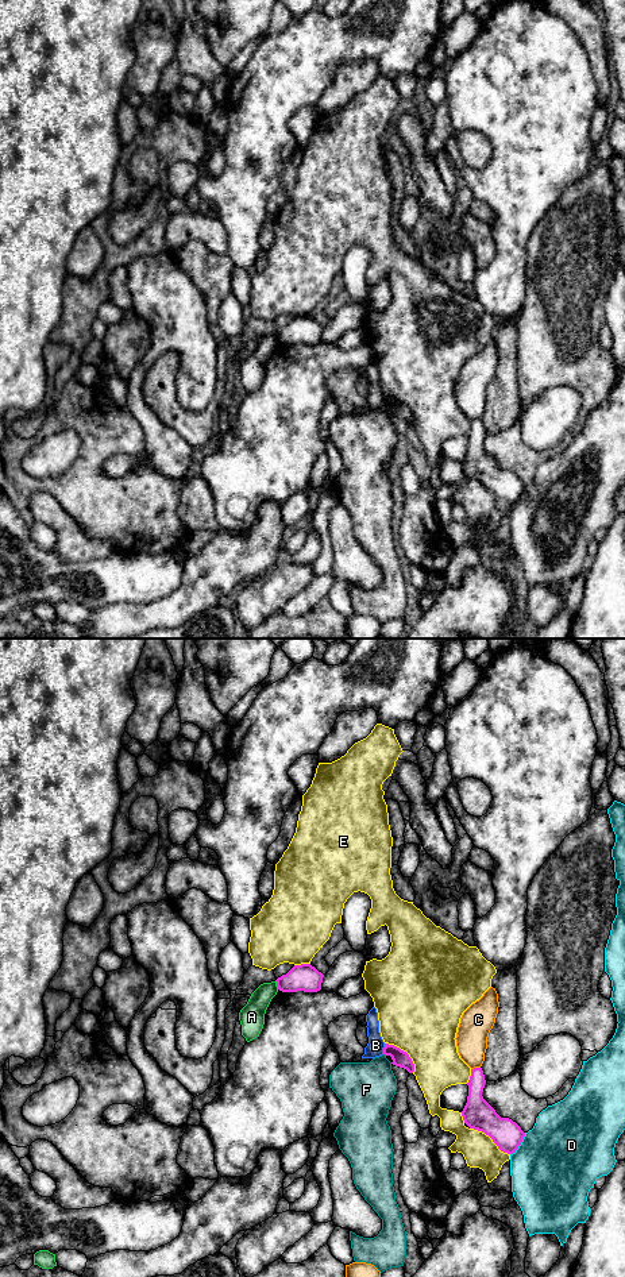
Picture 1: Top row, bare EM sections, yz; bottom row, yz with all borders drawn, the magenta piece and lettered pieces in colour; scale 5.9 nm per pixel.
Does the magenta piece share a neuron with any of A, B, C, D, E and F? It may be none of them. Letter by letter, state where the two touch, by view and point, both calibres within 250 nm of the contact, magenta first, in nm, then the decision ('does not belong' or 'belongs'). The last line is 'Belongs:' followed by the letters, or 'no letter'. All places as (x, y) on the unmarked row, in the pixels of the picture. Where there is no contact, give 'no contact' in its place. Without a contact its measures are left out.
A: yz (277, 336) | 160/150 nm | does not belong
B: yz (384, 401) | 100/100 nm | does not belong
C: yz (475, 420) | 160/190 nm | does not belong
D: yz (520, 496) | 180/500 nm | does not belong
E: yz (490, 489) | 180/200 nm | does not belong
F: no contact | does not belong
Belongs: no letter

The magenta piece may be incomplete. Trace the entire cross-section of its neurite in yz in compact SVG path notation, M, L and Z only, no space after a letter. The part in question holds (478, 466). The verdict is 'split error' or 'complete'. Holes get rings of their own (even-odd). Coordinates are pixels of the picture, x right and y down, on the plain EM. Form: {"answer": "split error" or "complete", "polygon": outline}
{"answer": "complete", "polygon": "M482 420L471 421L467 435L467 455L462 463L463 472L470 481L489 487L501 504L513 506L521 497L525 485L512 471L501 470L483 451L485 436L486 432Z"}

